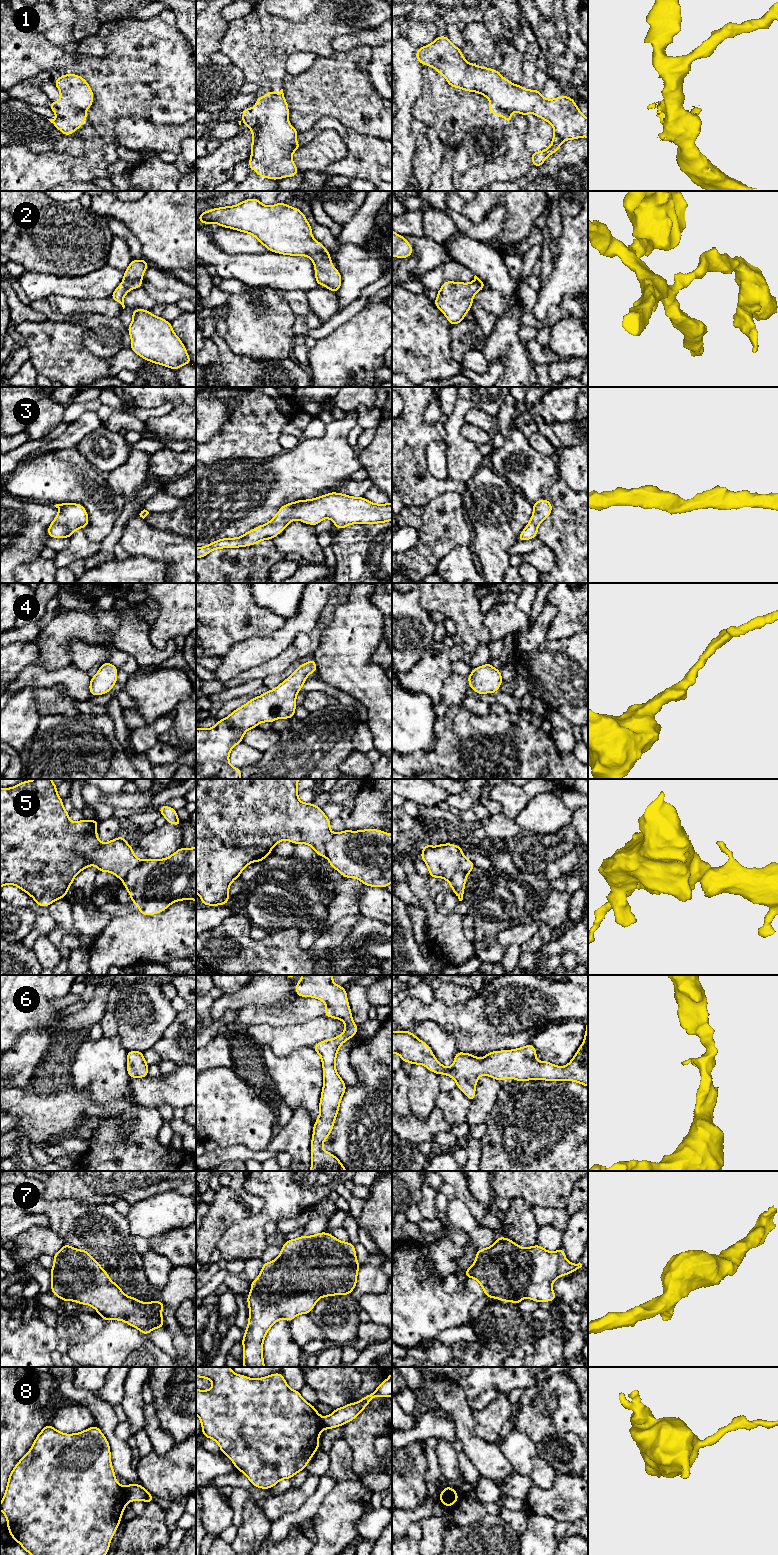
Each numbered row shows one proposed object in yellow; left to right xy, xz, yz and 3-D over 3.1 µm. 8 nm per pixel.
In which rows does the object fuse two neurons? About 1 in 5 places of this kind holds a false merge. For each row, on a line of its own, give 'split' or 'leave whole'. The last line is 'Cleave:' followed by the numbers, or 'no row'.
1: leave whole
2: leave whole
3: leave whole
4: leave whole
5: split
6: leave whole
7: leave whole
8: split
Cleave: 5, 8

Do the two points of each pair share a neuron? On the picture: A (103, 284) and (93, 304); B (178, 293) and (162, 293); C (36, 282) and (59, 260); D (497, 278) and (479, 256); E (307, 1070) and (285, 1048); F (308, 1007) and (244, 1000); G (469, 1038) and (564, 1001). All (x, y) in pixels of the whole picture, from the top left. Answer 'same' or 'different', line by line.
A: different
B: same
C: different
D: same
E: different
F: different
G: same

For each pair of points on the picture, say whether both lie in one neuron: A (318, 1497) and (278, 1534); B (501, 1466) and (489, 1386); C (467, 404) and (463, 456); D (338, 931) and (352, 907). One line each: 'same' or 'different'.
A: same
B: different
C: same
D: different

